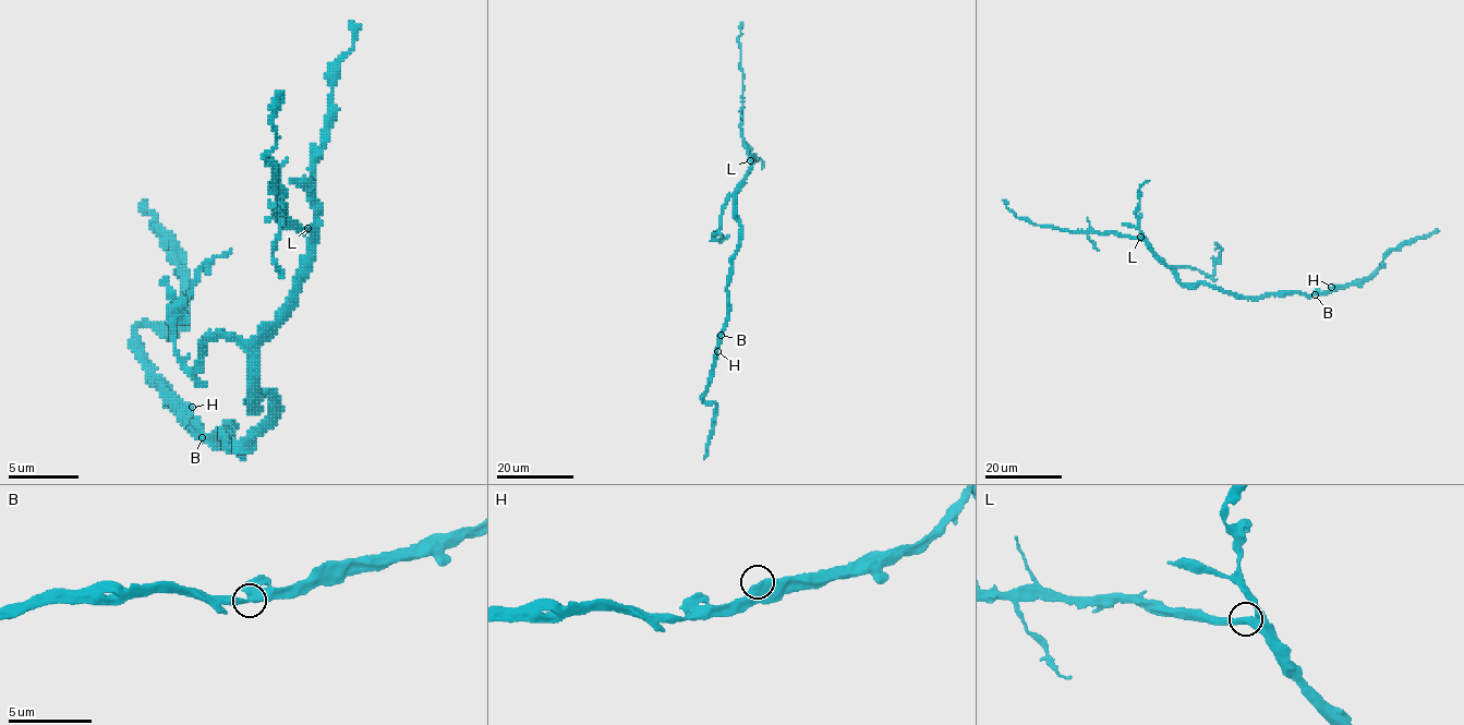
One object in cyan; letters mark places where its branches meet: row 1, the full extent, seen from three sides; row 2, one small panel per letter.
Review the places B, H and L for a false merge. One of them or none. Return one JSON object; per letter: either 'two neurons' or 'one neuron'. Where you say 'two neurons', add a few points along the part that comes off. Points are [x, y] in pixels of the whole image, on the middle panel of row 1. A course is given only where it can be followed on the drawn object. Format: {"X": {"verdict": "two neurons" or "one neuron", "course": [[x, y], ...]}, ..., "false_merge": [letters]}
{"B": {"verdict": "one neuron"}, "H": {"verdict": "one neuron"}, "L": {"verdict": "one neuron"}, "false_merge": []}

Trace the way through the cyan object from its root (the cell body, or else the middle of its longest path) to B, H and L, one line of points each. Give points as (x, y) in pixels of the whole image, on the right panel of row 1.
B: (1221, 289), (1246, 297), (1315, 295)
H: (1221, 289), (1241, 295), (1266, 297), (1314, 294), (1331, 287)
L: (1221, 289), (1202, 284), (1183, 285), (1140, 237)

